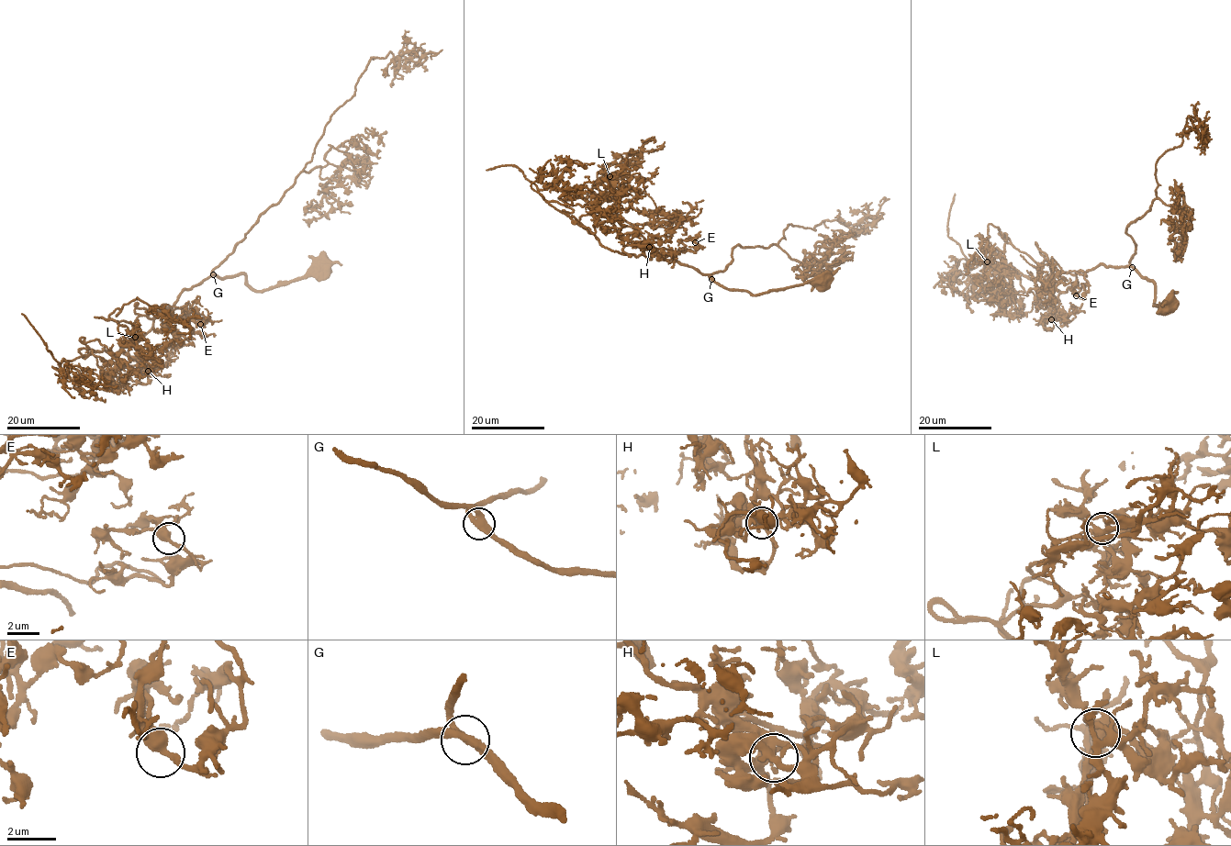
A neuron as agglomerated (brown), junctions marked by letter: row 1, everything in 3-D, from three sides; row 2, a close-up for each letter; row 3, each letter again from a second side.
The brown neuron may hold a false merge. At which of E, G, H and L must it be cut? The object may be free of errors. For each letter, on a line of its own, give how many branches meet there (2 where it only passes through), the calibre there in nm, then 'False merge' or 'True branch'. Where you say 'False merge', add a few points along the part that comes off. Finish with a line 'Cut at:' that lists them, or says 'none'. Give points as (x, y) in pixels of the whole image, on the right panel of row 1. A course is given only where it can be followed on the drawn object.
E: Branches: 3. Thickness 340 nm. True branch
G: Branches: 3. Thickness 340 nm. True branch
H: Branches: 3. Thickness 320 nm. True branch
L: Branches: 3. Thickness 360 nm. True branch
Cut at: none

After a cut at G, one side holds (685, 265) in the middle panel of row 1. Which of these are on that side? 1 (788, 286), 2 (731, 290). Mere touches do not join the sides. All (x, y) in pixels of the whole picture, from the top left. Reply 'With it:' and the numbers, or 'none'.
With it: 1, 2

